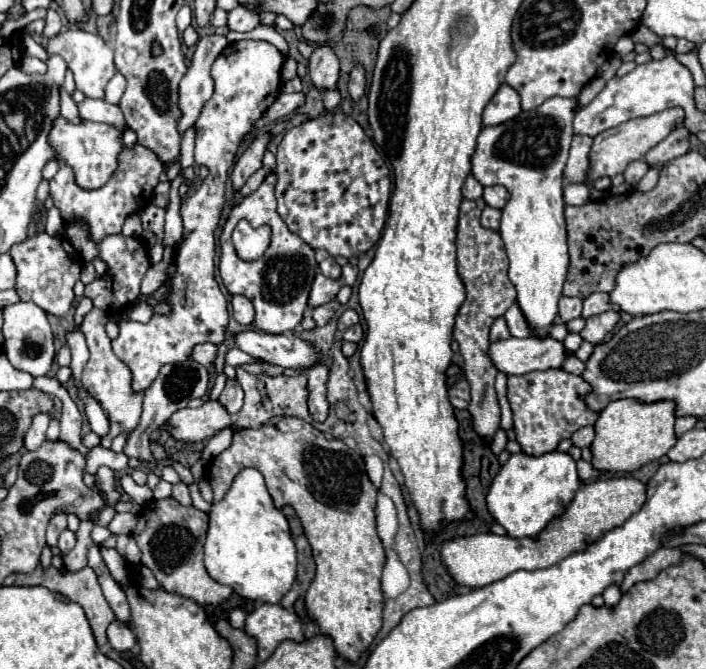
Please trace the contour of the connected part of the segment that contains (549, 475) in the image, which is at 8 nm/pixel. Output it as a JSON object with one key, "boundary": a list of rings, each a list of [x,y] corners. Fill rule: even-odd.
{"boundary":[[[551,451],[549,455],[529,457],[525,453],[517,453],[511,455],[509,461],[501,467],[485,499],[489,513],[507,531],[509,537],[537,539],[553,519],[565,513],[579,487],[581,481],[577,477],[577,467],[571,455]]]}

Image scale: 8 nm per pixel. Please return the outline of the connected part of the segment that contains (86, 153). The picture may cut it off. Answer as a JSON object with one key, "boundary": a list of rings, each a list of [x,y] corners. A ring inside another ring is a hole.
{"boundary":[[[57,117],[49,131],[49,145],[53,147],[53,157],[73,169],[75,183],[81,189],[99,189],[117,169],[119,153],[123,149],[123,133],[117,127],[105,123],[69,123],[67,119]]]}

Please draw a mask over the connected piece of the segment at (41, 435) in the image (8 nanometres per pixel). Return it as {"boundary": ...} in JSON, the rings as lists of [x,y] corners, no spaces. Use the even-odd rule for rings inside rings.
{"boundary":[[[29,427],[27,435],[25,435],[25,449],[27,451],[39,449],[45,441],[45,431],[47,431],[47,427]]]}

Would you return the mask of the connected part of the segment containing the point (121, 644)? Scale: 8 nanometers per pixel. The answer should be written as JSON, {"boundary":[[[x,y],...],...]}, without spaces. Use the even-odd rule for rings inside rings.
{"boundary":[[[113,621],[107,627],[107,639],[109,639],[109,645],[119,653],[133,649],[137,643],[135,633],[125,623],[119,623],[119,621]]]}

